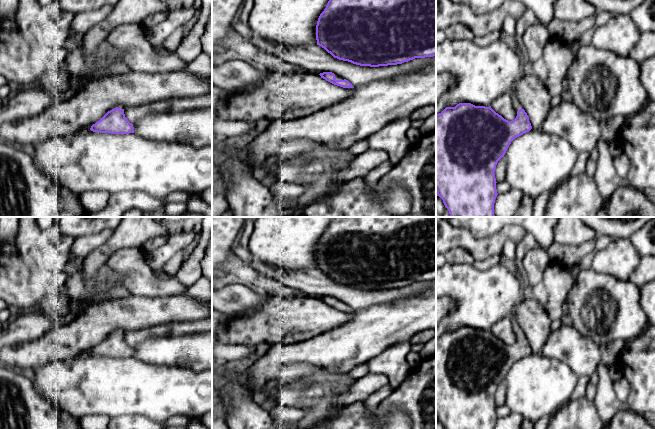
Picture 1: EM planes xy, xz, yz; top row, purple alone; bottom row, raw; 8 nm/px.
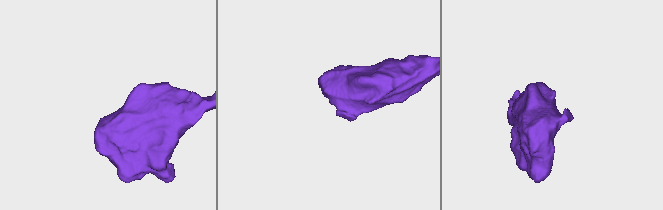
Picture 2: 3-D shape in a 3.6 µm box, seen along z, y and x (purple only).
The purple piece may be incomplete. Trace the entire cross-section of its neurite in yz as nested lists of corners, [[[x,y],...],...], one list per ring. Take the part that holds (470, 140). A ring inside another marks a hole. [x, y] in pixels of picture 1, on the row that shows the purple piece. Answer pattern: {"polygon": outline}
{"polygon": [[[512,89],[510,95],[517,112],[512,121],[504,119],[491,106],[471,103],[446,107],[436,115],[436,192],[450,217],[495,217],[496,165],[511,142],[532,129],[516,91]]]}

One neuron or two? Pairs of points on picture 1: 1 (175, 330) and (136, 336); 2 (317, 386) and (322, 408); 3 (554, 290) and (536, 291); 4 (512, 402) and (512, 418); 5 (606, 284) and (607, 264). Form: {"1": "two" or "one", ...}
{"1": "one", "2": "one", "3": "one", "4": "two", "5": "two"}

